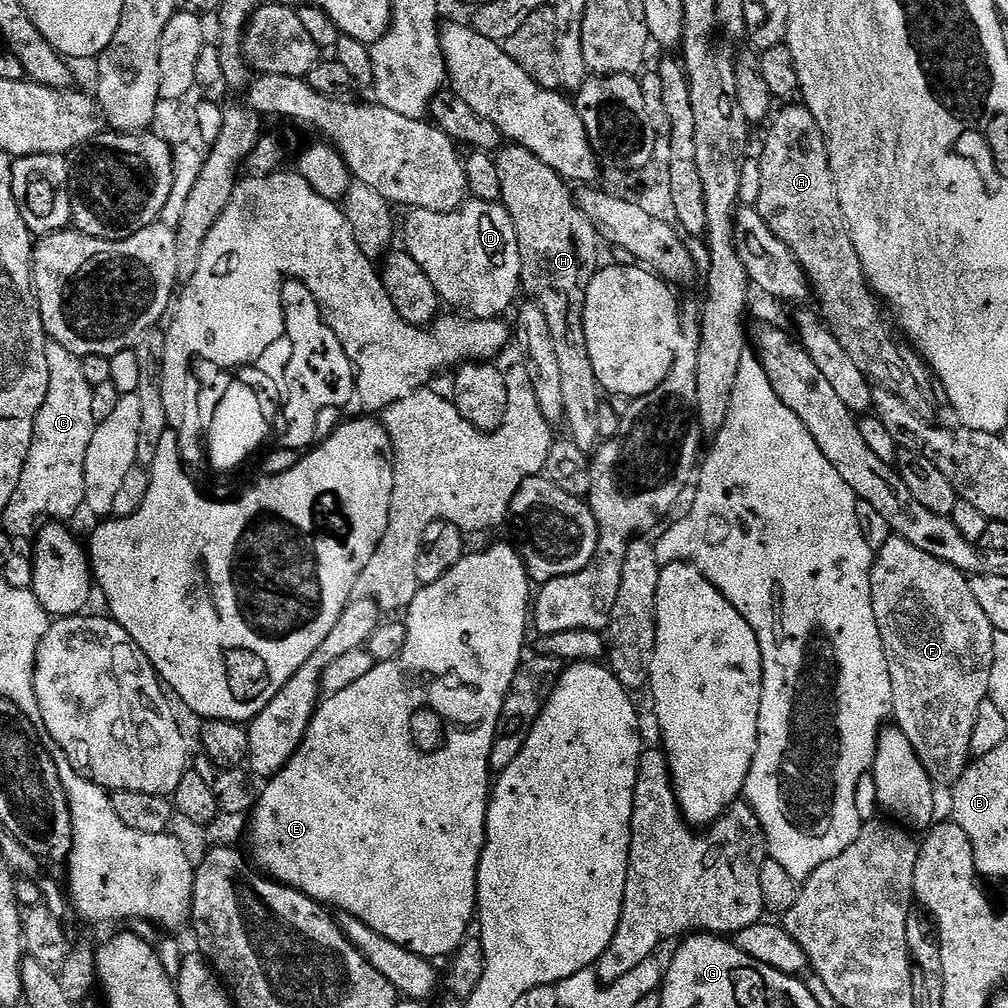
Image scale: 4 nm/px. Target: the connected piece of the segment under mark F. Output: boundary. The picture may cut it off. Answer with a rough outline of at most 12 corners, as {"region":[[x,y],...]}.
{"region":[[892,535],[870,574],[895,727],[937,786],[974,752],[994,634]]}

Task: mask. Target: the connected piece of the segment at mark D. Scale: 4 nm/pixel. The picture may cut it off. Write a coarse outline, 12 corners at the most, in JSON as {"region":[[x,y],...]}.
{"region":[[503,203],[413,208],[403,251],[449,309],[494,320],[522,292]]}

